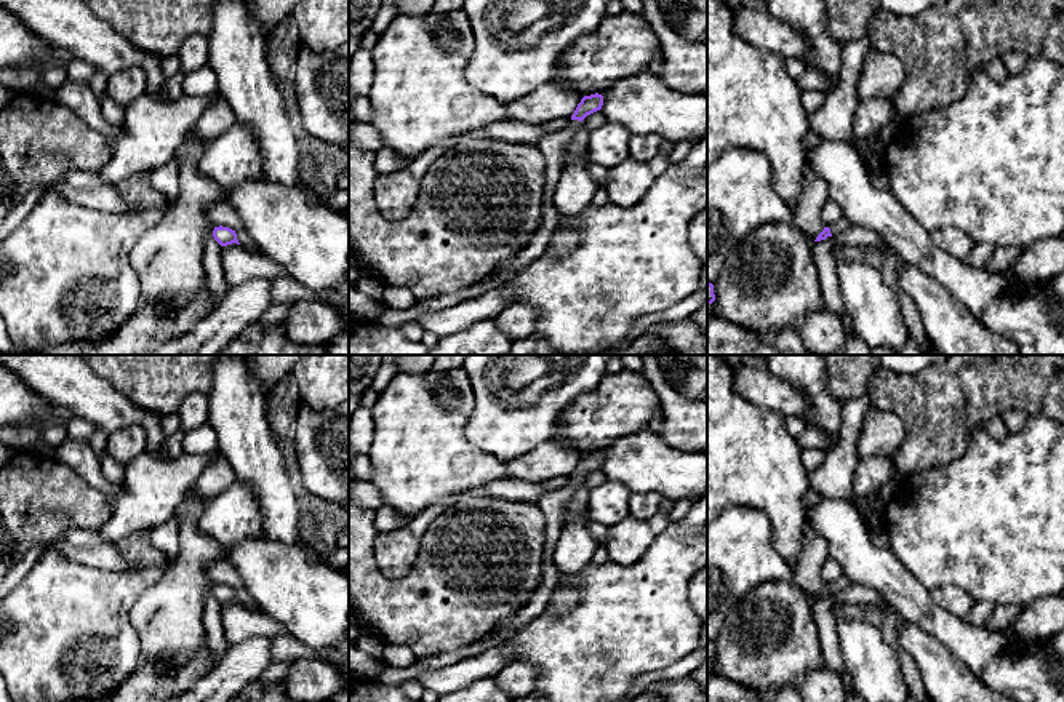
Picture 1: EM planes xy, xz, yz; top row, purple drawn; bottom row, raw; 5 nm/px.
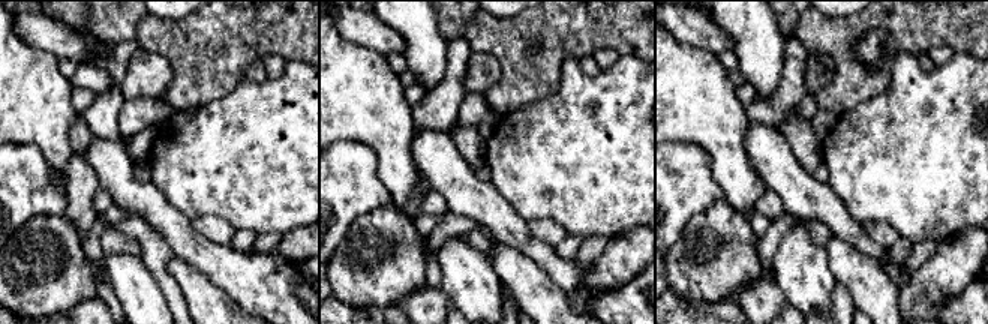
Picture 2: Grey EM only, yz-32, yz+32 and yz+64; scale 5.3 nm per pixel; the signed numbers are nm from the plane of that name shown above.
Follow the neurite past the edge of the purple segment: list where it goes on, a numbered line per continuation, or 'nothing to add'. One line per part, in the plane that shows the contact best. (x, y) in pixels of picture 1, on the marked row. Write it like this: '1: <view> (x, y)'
1: xz (552, 146)

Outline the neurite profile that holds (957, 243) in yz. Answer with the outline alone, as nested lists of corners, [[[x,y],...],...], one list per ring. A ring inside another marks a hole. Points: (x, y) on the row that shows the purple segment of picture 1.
[[[944,227],[930,232],[930,237],[939,249],[962,261],[971,253],[974,246],[974,241],[965,232],[955,227]]]

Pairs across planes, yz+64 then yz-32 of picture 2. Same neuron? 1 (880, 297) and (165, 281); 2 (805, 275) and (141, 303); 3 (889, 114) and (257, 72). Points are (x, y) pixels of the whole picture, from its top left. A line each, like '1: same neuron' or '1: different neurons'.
1: different neurons
2: same neuron
3: different neurons

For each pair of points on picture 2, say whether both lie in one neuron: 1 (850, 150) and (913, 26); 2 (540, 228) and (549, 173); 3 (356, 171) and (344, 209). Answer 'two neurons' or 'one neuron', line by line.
1: two neurons
2: two neurons
3: one neuron

